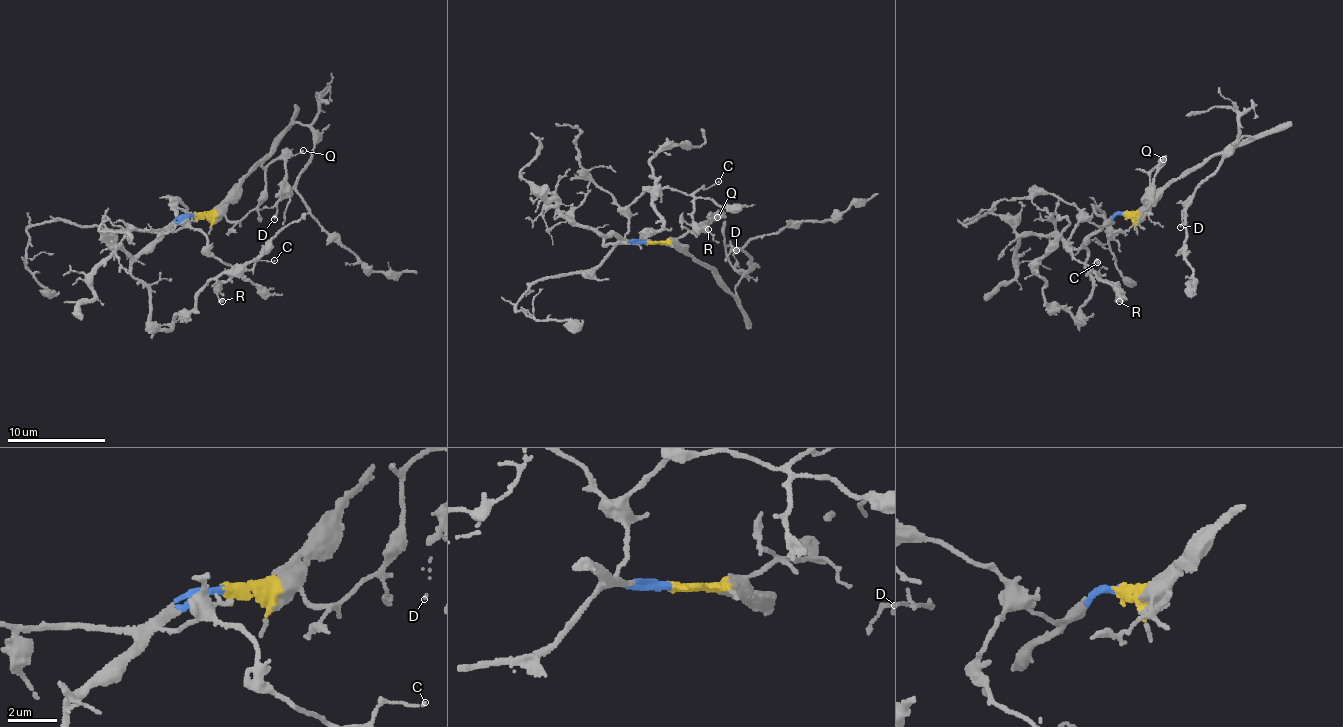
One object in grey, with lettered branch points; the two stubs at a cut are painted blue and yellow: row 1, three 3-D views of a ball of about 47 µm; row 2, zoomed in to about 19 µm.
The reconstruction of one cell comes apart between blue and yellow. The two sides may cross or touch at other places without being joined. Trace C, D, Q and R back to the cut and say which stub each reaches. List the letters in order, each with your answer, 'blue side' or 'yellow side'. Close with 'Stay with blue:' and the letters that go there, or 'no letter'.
C: blue side
D: yellow side
Q: yellow side
R: blue side
Stay with blue: C, R

